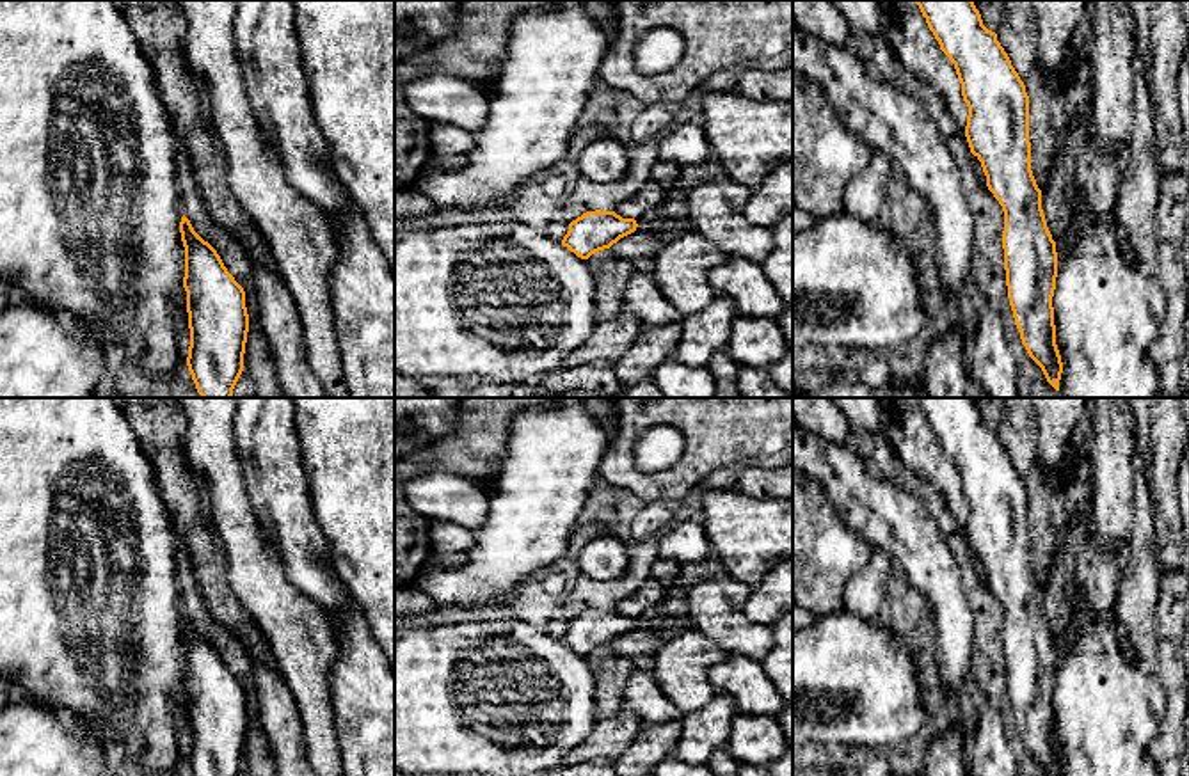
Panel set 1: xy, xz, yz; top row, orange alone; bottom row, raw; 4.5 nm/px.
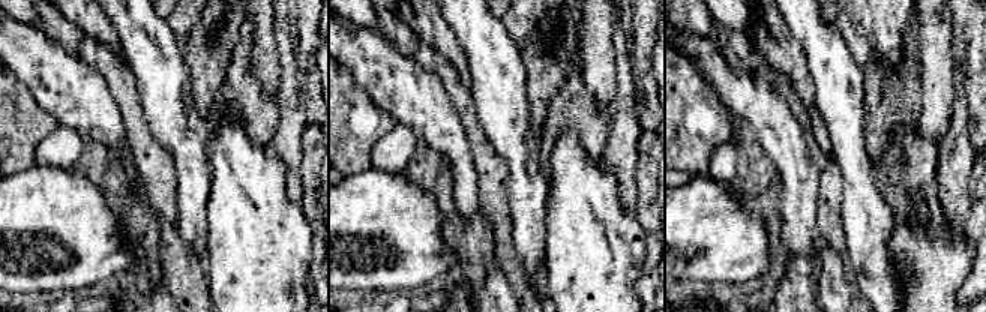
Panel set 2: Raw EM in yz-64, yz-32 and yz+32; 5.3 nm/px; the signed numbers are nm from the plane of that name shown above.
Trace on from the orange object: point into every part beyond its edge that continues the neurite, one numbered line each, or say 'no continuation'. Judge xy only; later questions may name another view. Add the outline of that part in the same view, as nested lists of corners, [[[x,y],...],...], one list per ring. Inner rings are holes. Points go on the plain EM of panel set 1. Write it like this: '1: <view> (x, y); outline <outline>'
no continuation

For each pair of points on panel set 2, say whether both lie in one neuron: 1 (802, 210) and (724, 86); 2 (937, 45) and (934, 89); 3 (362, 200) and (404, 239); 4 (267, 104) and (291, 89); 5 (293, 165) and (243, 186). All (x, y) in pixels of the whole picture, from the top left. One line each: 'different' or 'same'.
1: same
2: same
3: same
4: different
5: different

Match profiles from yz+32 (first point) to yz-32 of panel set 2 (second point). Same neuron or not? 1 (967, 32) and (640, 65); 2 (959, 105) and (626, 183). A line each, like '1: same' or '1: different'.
1: same
2: same

